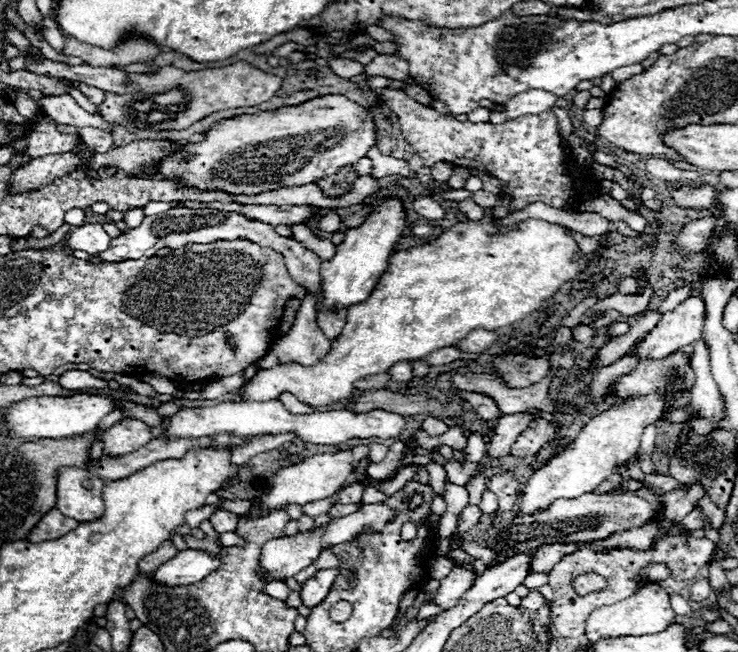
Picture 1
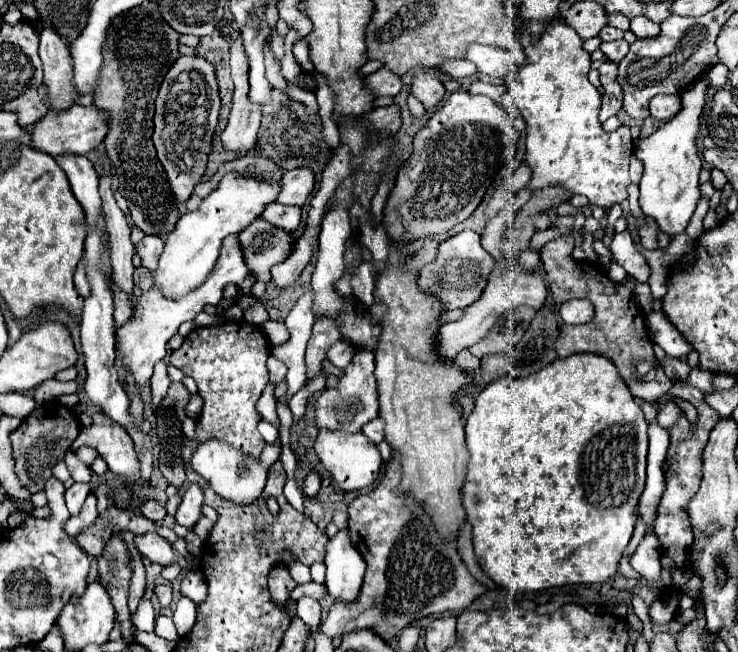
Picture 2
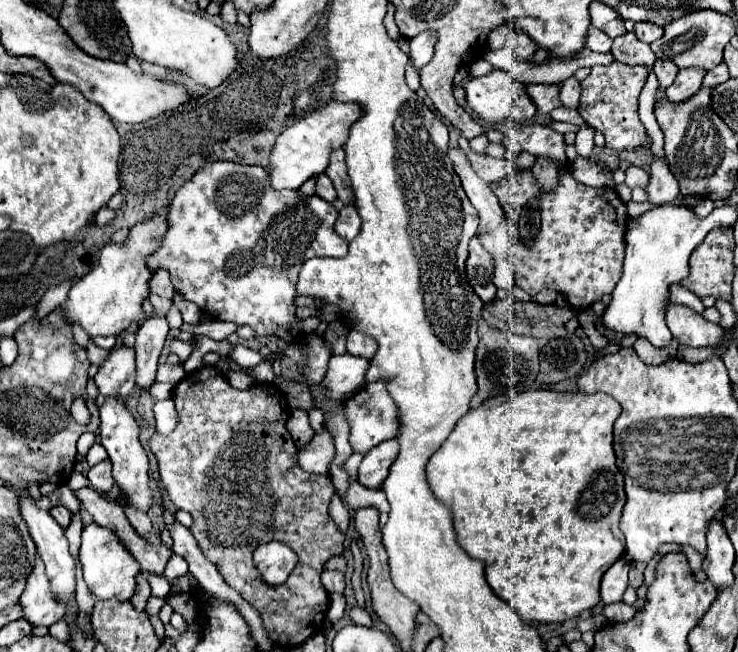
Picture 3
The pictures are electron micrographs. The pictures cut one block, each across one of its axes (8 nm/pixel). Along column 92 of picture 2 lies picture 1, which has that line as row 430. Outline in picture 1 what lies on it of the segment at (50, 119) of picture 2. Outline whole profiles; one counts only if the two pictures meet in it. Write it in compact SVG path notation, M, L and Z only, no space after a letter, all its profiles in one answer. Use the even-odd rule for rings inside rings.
M120 420L102 434L106 456L124 456L136 452L152 440L150 428L140 420Z

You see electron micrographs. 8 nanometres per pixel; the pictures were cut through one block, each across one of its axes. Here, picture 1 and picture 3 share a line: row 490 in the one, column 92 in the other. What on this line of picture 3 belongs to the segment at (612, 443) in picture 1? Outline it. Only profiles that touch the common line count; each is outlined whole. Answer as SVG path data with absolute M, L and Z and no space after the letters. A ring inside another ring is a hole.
M98 524L84 526L80 562L82 562L82 568L84 568L84 580L90 588L90 592L98 600L118 598L118 600L124 602L124 600L132 598L132 594L136 590L136 576L140 574L140 564L120 544L120 540L116 540L116 536L112 536L112 532L108 532L108 528L100 528Z

